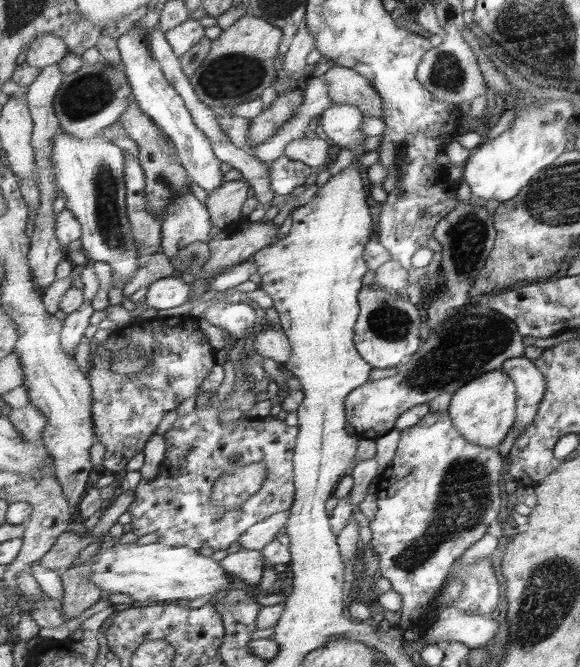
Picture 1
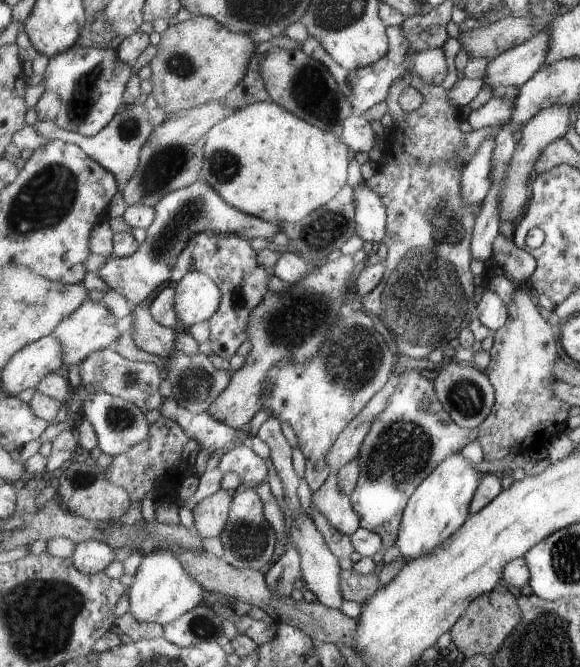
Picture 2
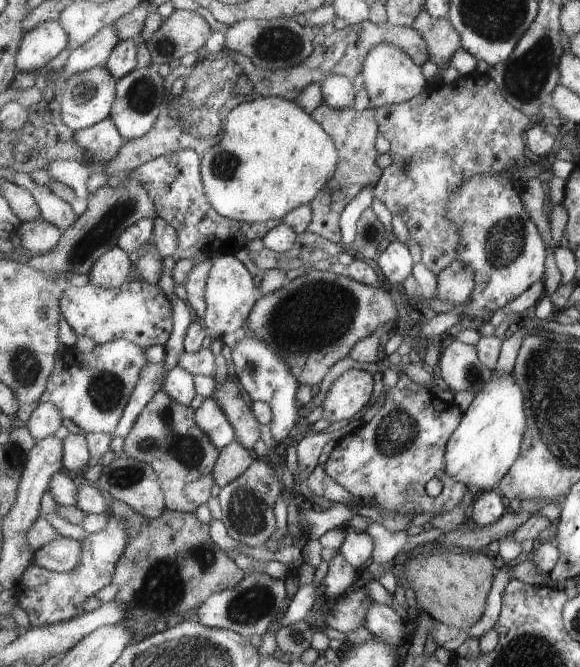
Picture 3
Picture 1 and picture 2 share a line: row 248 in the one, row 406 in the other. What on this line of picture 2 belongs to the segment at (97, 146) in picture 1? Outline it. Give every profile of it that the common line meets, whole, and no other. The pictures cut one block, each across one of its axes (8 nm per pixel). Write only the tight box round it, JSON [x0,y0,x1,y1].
[81,392,151,459]

